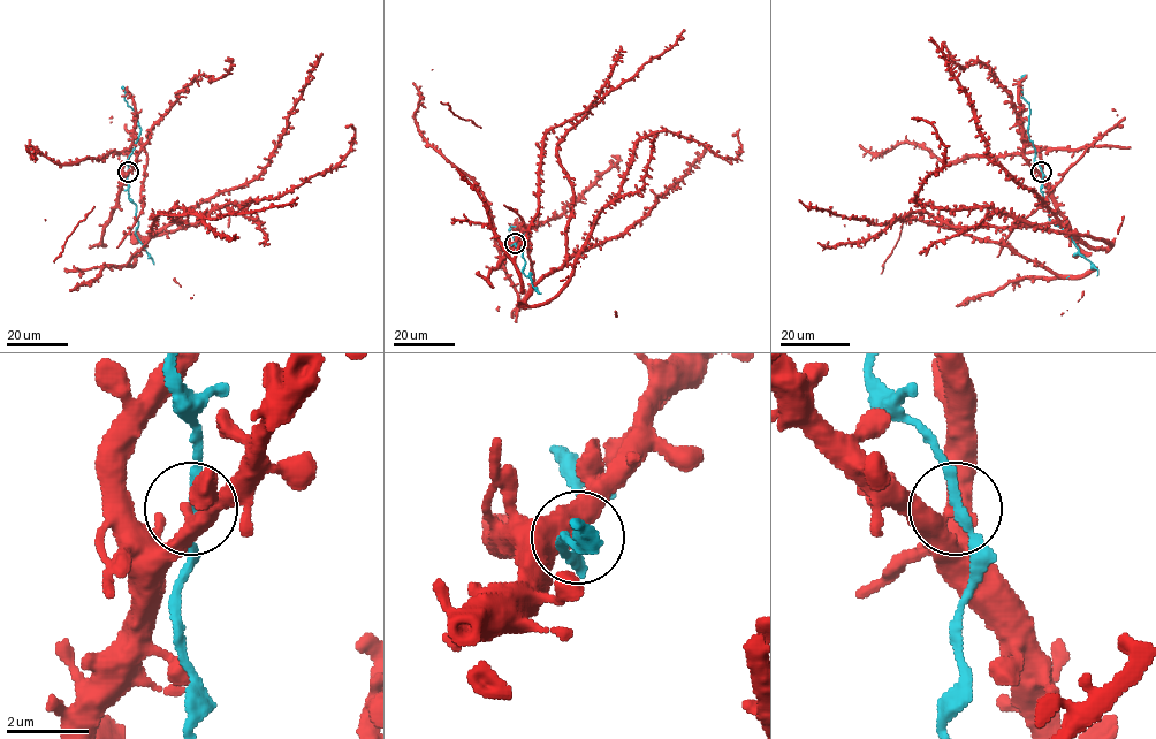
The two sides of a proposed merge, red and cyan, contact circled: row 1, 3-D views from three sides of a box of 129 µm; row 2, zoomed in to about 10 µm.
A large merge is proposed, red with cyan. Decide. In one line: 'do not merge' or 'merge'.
merge

